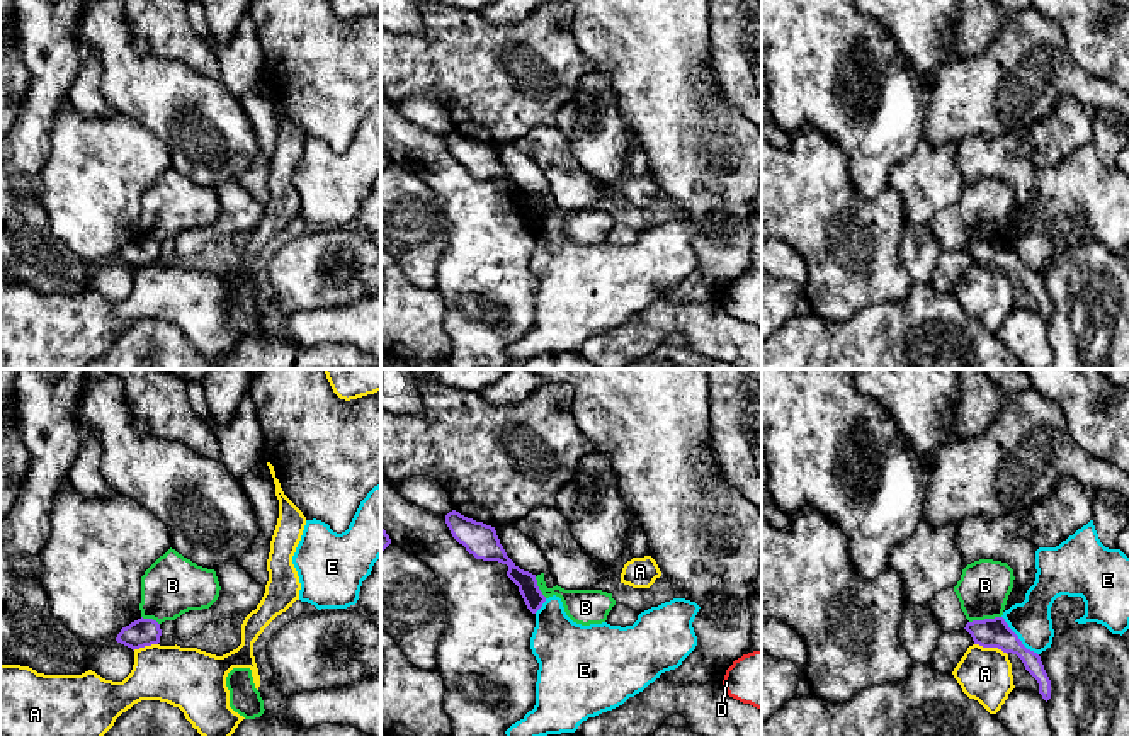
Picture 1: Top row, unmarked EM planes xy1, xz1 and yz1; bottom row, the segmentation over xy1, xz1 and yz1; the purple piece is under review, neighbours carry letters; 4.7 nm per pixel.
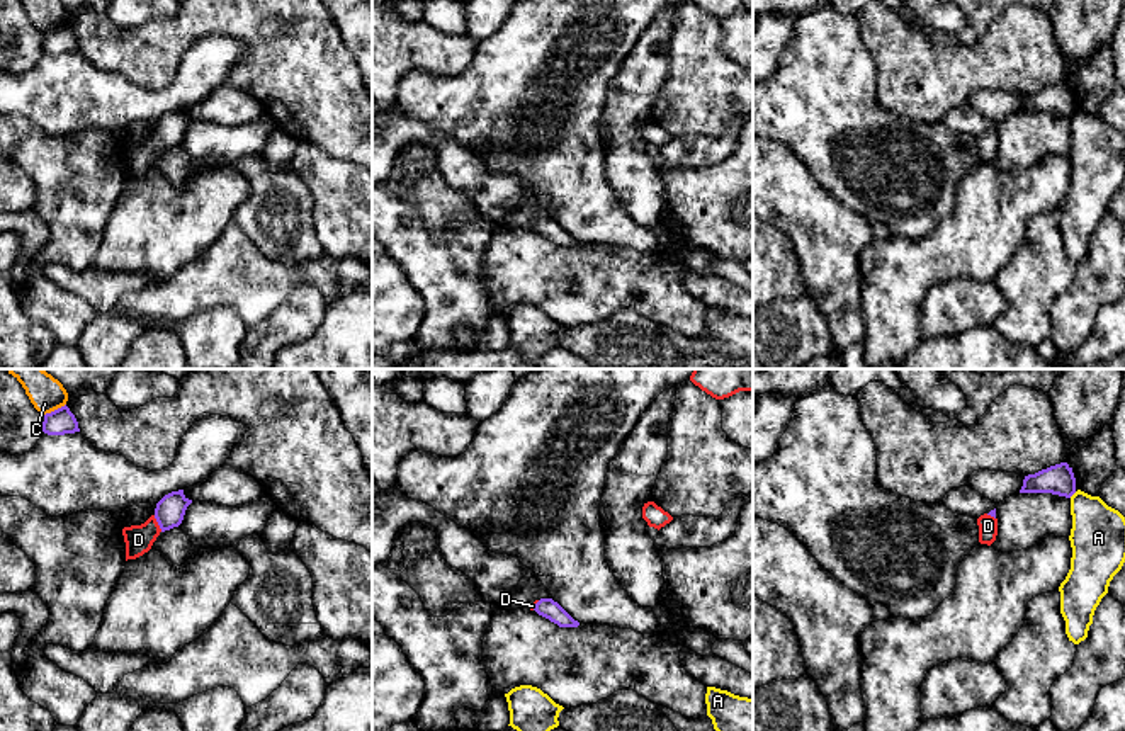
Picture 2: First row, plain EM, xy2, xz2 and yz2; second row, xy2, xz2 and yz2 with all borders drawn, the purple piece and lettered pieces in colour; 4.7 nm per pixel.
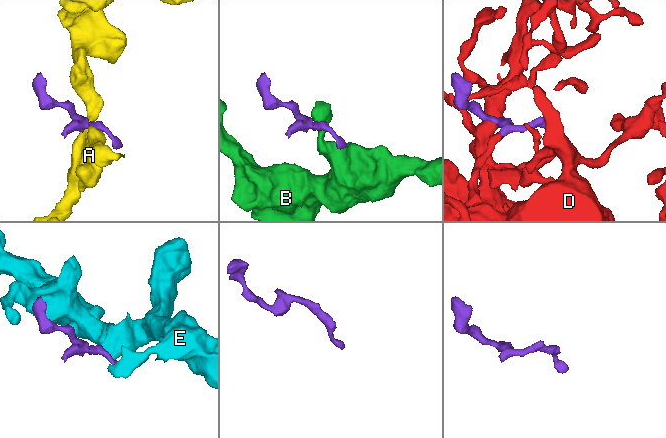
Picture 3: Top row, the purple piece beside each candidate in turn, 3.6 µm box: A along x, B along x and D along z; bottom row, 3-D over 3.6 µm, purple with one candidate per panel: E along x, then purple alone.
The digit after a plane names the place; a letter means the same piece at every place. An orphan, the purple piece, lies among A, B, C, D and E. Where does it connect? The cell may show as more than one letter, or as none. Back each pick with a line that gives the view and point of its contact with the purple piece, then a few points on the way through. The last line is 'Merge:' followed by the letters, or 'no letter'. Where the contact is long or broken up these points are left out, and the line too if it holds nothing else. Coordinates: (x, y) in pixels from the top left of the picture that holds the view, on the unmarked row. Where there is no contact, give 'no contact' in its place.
D: xy2 (158, 143) | across xy2 (170, 130), (158, 143), (138, 158)
Merge: D

